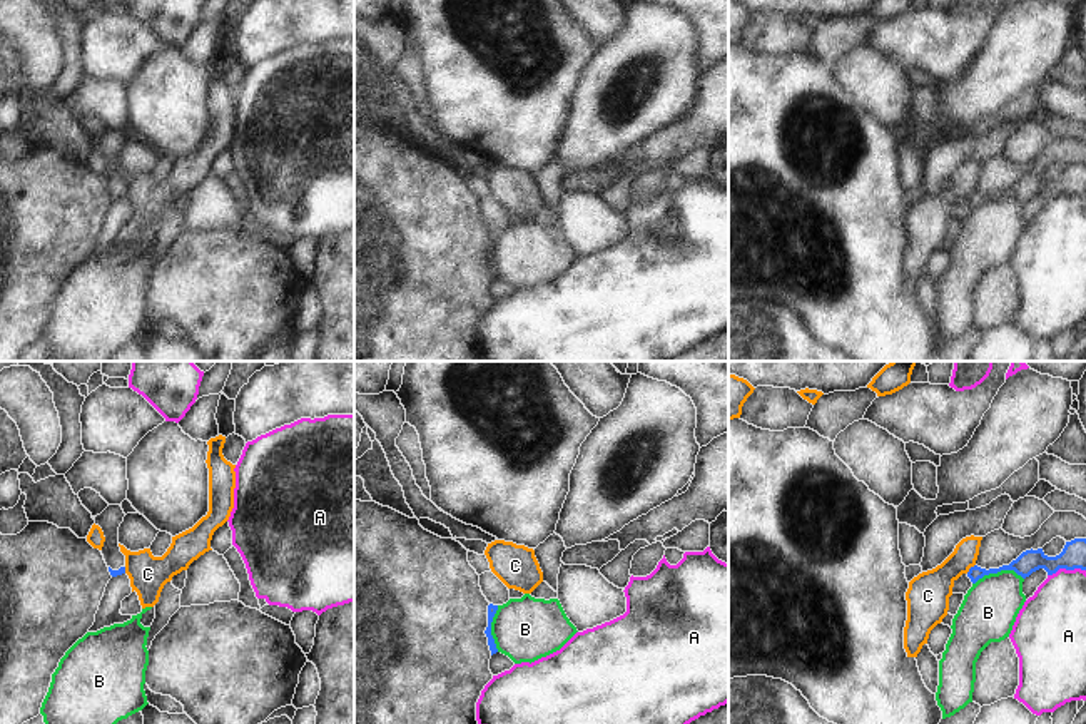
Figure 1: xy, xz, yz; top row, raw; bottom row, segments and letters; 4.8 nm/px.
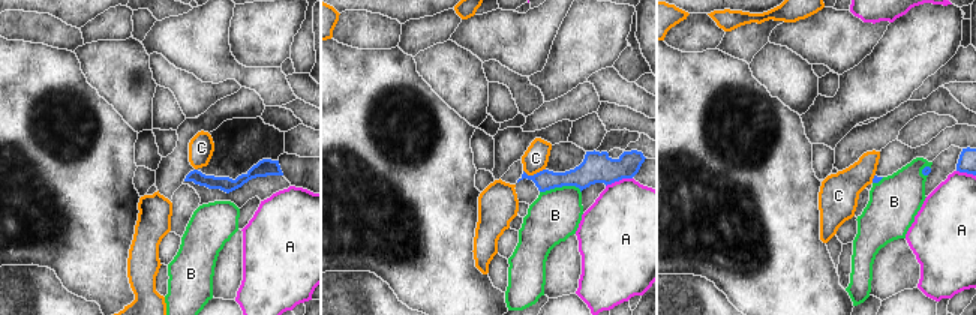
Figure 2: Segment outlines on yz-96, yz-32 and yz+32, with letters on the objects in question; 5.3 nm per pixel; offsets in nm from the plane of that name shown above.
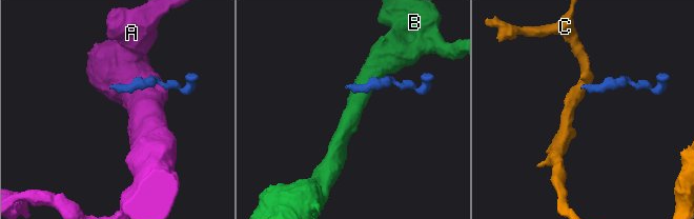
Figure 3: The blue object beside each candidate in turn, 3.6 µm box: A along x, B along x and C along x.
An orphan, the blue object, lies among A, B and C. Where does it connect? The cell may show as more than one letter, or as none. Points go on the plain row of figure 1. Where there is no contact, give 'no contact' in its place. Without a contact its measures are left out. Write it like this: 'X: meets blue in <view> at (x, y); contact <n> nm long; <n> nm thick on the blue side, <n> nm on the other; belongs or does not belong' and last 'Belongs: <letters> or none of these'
A: meets blue in yz at (1066, 194); contact 190 nm long; 120 nm thick on the blue side, 300 nm on the other; does not belong
B: meets blue in yz at (998, 196); contact 260 nm long; 110 nm thick on the blue side, 280 nm on the other; does not belong
C: meets blue in yz at (969, 194); contact 60 nm long; 90 nm thick on the blue side, 200 nm on the other; does not belong
Belongs: none of these

